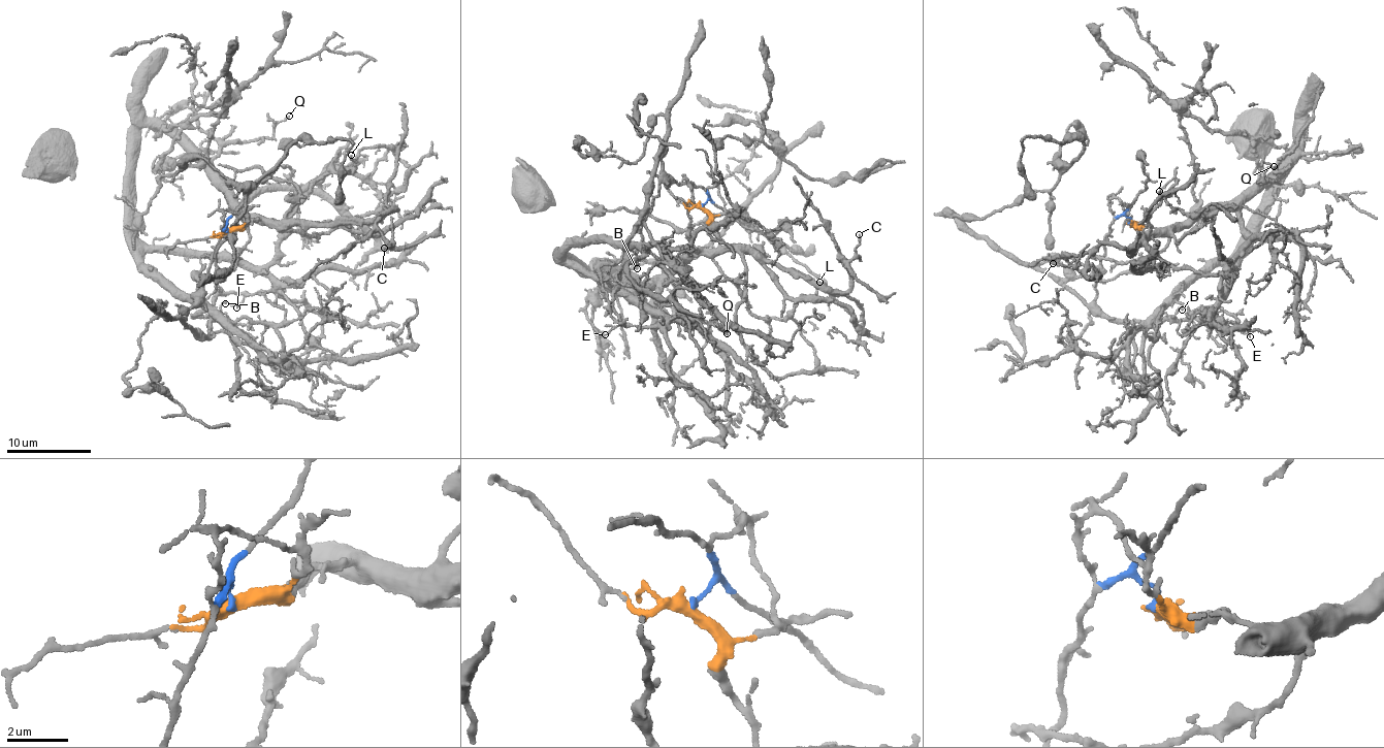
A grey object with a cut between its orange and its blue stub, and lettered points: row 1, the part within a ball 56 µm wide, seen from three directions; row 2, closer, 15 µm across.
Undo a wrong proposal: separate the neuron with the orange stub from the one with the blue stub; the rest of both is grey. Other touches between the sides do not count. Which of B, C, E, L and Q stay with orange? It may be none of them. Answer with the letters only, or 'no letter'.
C, L, Q

